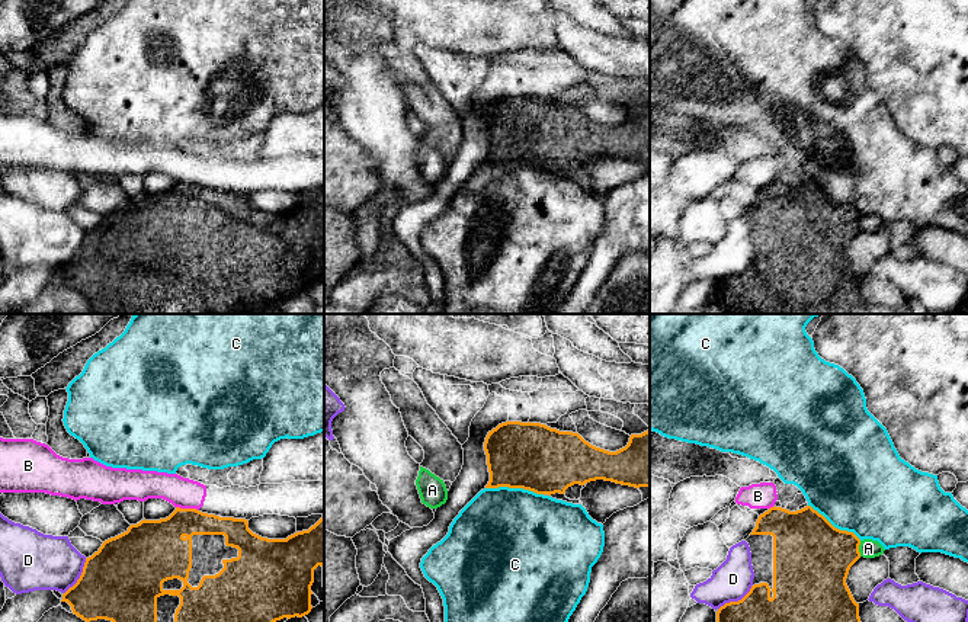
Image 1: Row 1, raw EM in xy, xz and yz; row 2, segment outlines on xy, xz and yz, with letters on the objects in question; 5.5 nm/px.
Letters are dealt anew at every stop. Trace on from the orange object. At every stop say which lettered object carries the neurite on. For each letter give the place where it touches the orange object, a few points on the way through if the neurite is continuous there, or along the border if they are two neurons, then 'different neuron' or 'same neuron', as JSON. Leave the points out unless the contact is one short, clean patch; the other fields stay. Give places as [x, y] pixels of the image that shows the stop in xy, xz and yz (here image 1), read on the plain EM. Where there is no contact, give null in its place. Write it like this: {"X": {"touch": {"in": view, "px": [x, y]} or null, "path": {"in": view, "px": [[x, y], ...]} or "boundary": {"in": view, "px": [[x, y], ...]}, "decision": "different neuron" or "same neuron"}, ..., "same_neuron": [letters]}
{"A": {"touch": {"in": "yz", "px": [858, 223]}, "decision": "different neuron"}, "B": {"touch": {"in": "xy", "px": [188, 183]}, "boundary": {"in": "xy", "px": [[176, 180], [198, 185]]}, "decision": "different neuron"}, "C": {"touch": {"in": "xz", "px": [515, 162]}, "decision": "different neuron"}, "D": {"touch": {"in": "yz", "px": [736, 276]}, "decision": "different neuron"}, "same_neuron": []}

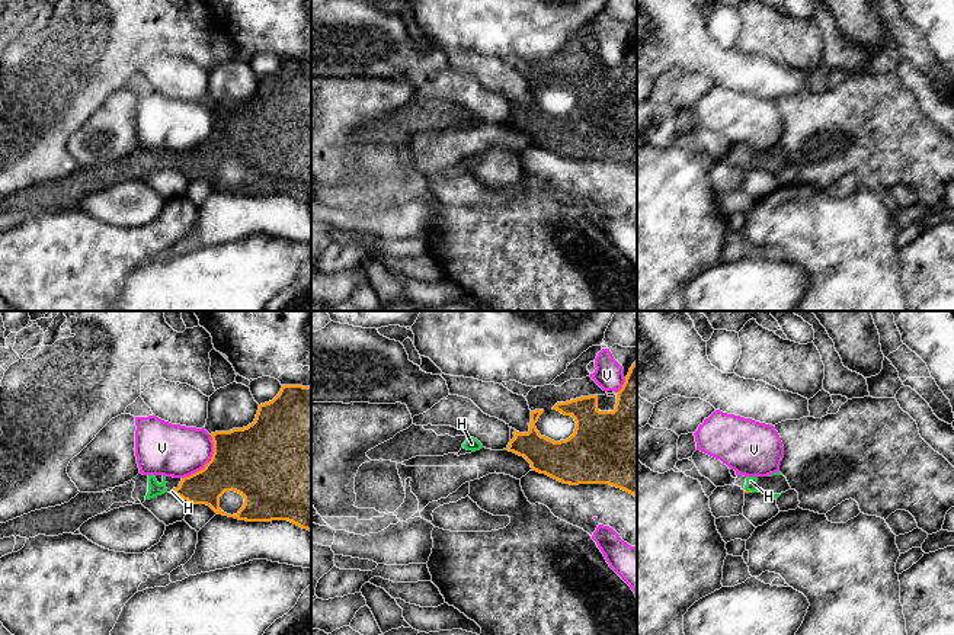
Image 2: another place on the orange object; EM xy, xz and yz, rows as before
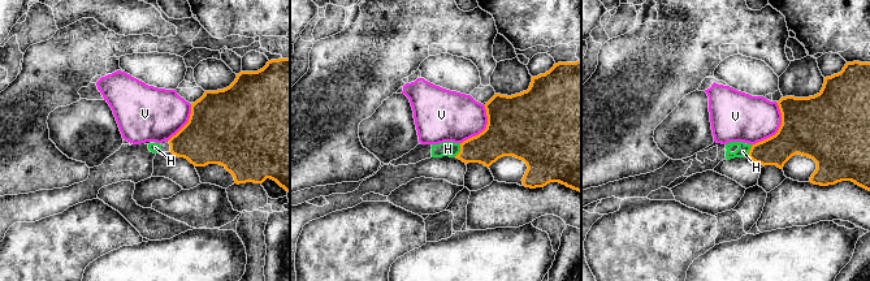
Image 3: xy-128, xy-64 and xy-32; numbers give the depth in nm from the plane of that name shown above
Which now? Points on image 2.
{"H": {"touch": {"in": "yz", "px": [749, 166]}, "path": {"in": "yz", "px": [[745, 164], [749, 166], [751, 156]]}, "decision": "same neuron"}, "V": {"touch": {"in": "xy", "px": [208, 137]}, "decision": "different neuron"}, "same_neuron": ["H"]}

